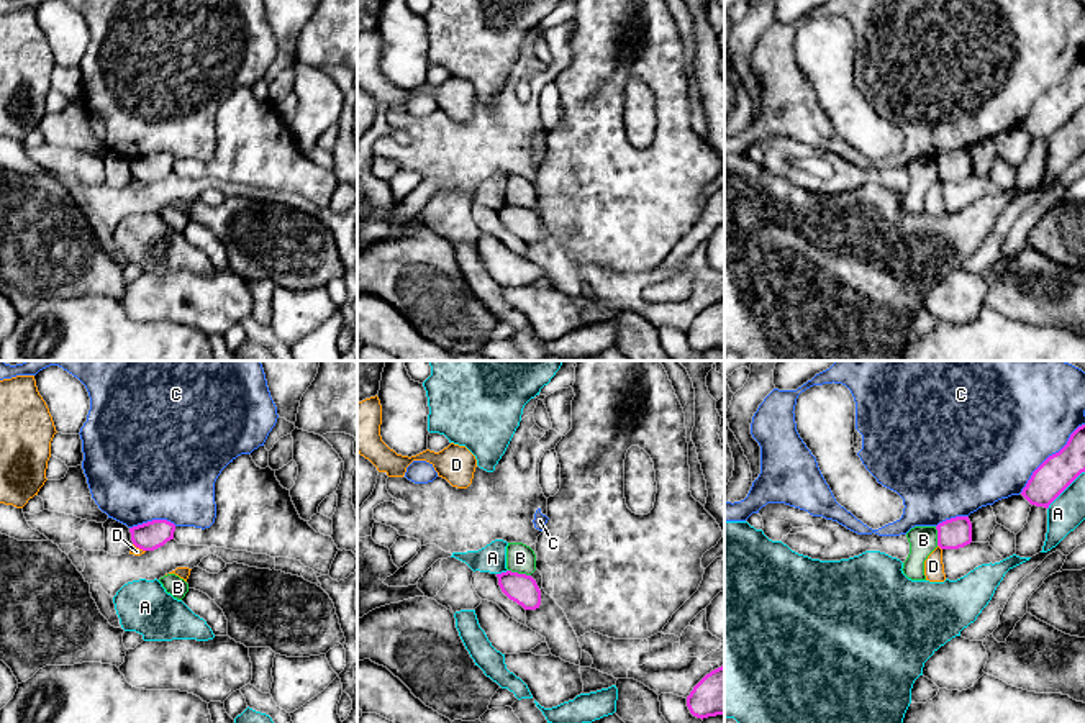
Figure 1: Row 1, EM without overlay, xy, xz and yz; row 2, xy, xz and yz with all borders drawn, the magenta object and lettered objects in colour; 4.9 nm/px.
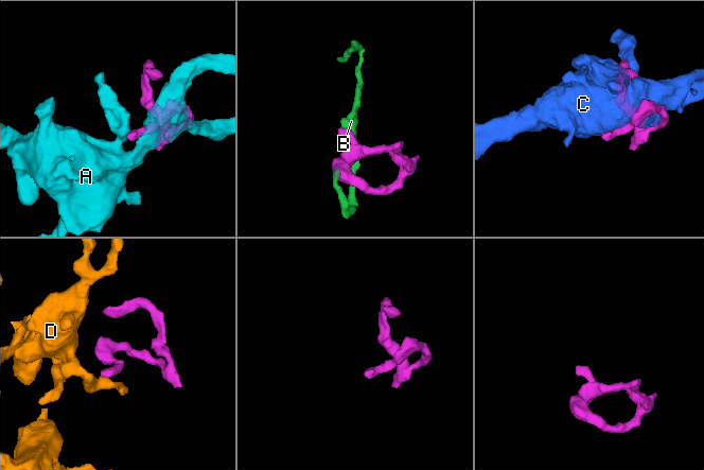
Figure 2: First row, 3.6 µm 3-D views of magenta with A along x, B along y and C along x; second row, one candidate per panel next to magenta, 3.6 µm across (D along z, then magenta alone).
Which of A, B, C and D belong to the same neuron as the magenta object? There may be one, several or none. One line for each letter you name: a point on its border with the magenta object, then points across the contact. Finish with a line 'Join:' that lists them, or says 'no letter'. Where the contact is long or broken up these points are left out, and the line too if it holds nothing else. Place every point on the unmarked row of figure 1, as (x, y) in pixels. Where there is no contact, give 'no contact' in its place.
Join: no letter

